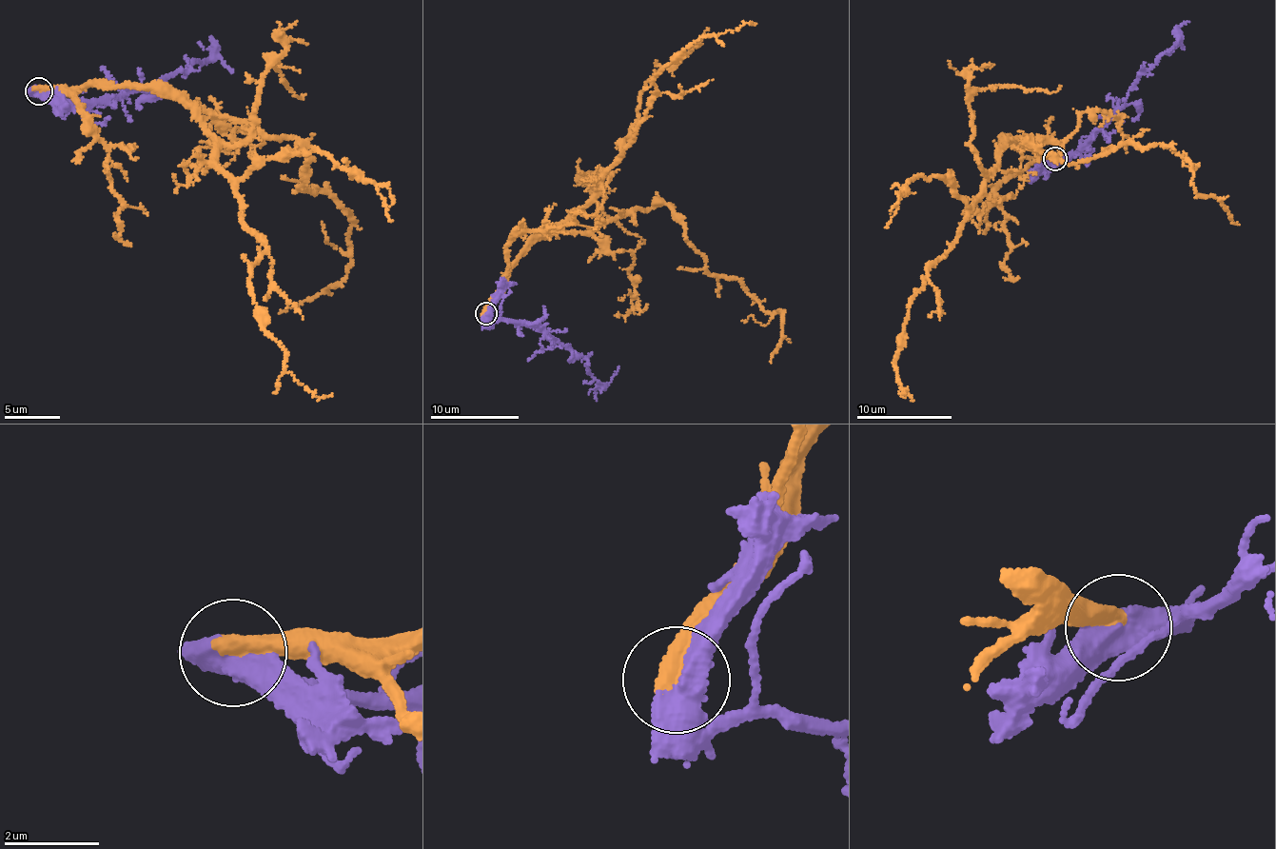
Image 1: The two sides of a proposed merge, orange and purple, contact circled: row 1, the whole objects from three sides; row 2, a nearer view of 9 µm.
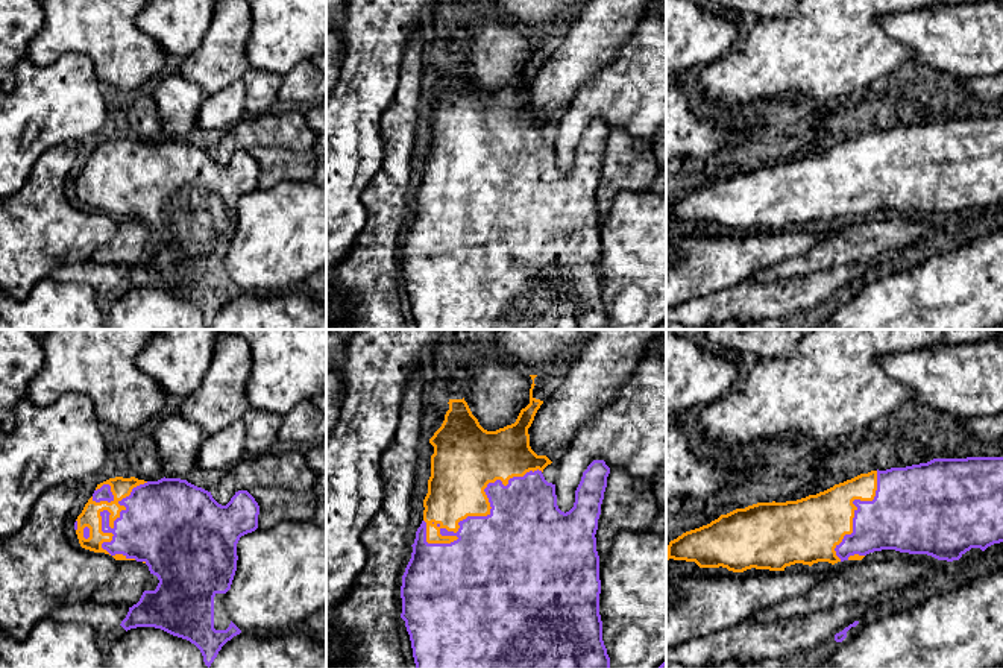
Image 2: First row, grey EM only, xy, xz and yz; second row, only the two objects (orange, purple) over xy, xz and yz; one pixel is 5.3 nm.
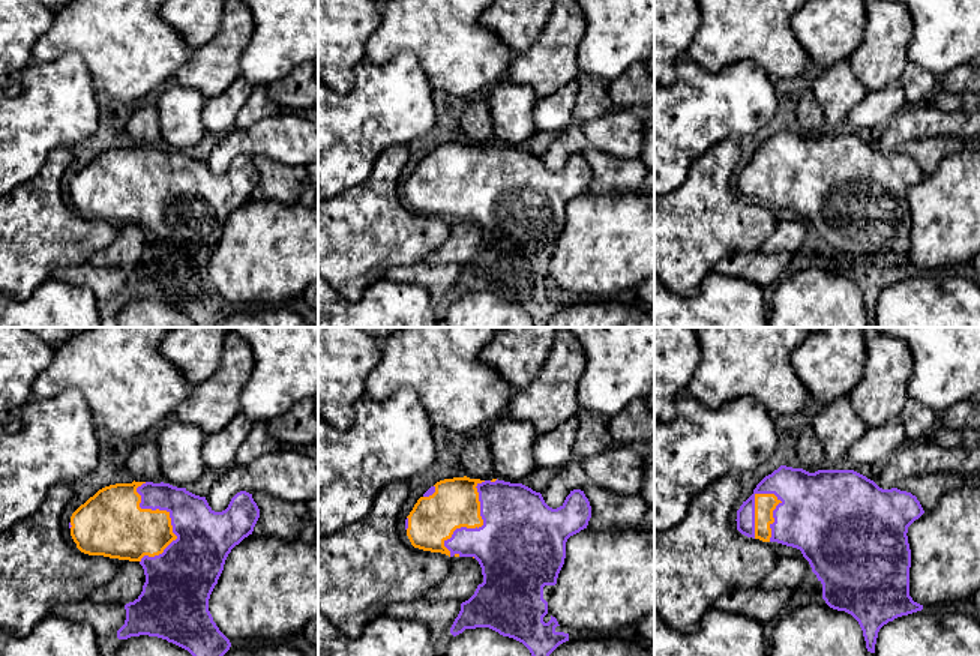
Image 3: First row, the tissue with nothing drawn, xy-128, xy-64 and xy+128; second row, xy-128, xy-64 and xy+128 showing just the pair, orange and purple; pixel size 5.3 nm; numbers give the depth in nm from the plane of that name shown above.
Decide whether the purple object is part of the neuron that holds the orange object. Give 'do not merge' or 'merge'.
merge

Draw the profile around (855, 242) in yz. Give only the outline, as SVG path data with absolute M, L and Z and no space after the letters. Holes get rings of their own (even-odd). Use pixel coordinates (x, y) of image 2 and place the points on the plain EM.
M889 219L883 222L844 220L835 223L835 234L806 254L789 258L753 276L754 281L803 278L836 266L873 261L886 250L900 250L917 243L930 223L921 219Z

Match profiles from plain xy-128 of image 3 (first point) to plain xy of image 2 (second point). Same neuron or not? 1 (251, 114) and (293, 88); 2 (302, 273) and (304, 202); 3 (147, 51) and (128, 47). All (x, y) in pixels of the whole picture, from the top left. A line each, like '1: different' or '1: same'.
1: different
2: same
3: same

